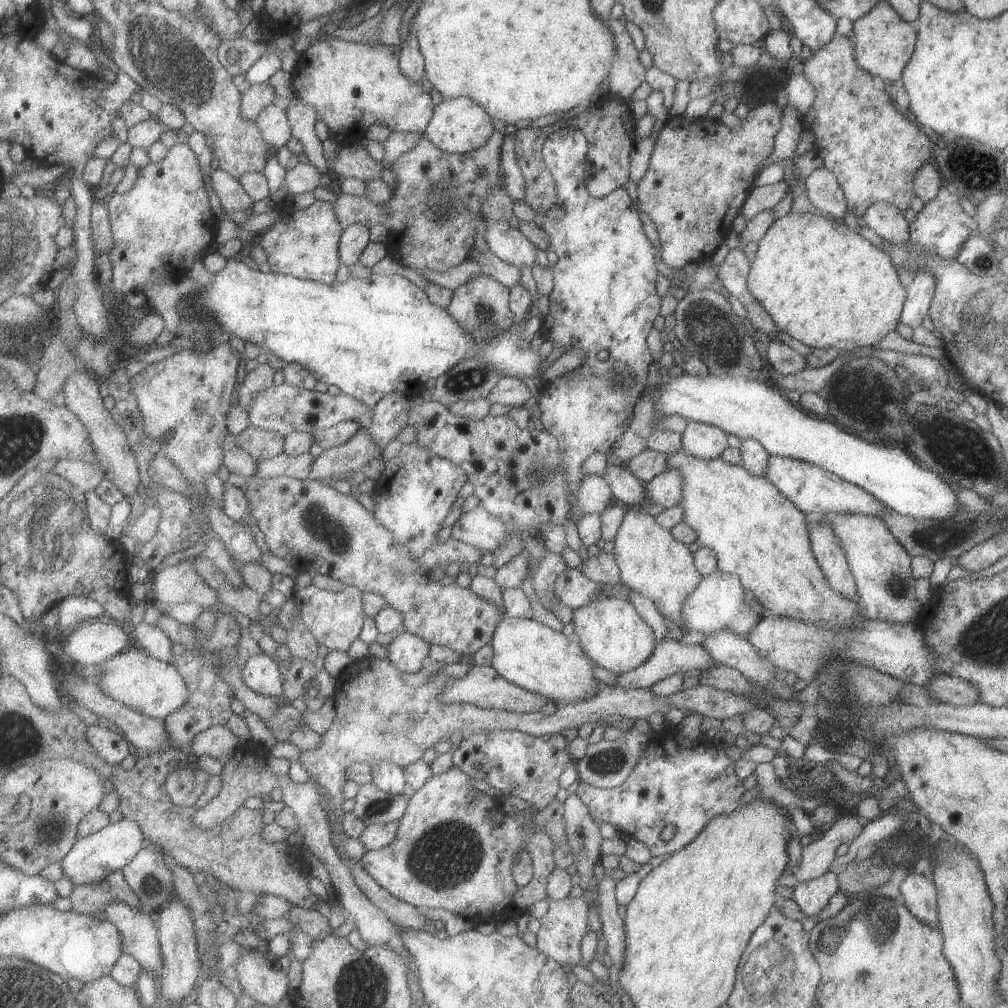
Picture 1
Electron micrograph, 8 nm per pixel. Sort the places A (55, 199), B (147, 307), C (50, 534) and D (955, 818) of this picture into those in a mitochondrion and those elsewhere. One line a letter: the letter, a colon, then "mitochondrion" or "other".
A: other
B: other
C: mitochondrion
D: other

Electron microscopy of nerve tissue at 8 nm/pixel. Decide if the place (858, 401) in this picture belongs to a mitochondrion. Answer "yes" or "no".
yes

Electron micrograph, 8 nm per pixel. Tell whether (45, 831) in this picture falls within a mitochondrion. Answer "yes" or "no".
yes

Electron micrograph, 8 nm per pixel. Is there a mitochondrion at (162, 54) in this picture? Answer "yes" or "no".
yes

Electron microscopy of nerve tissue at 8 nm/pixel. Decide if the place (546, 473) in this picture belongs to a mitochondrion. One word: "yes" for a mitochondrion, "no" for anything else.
yes

